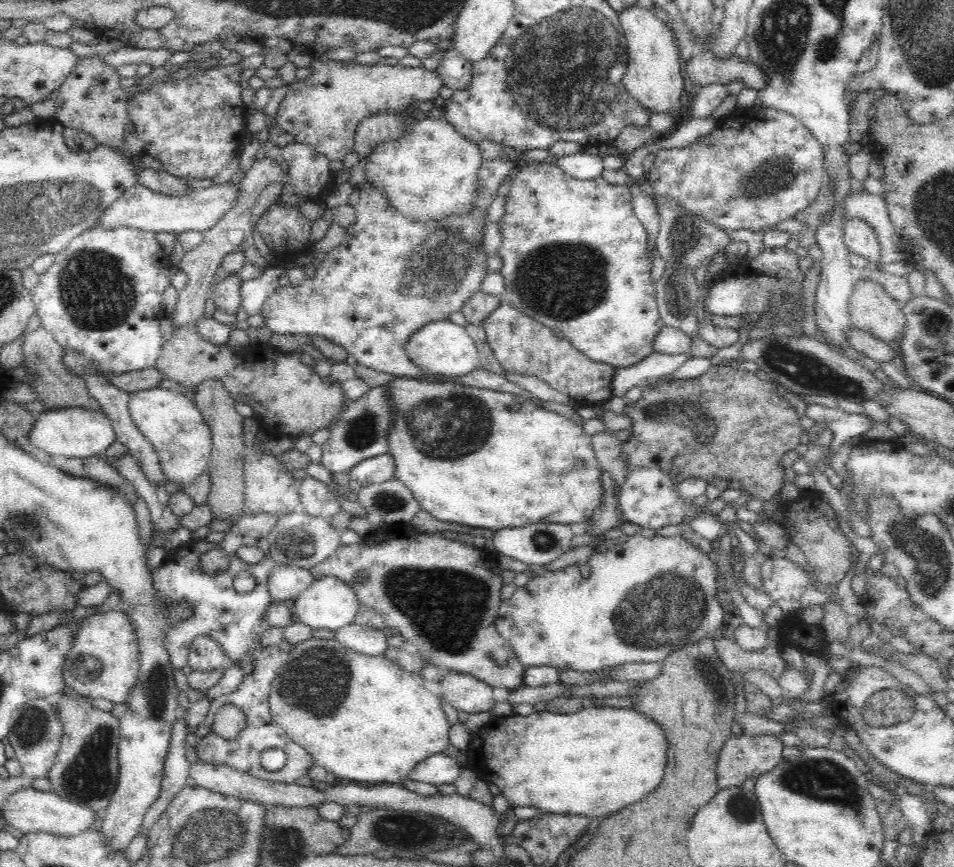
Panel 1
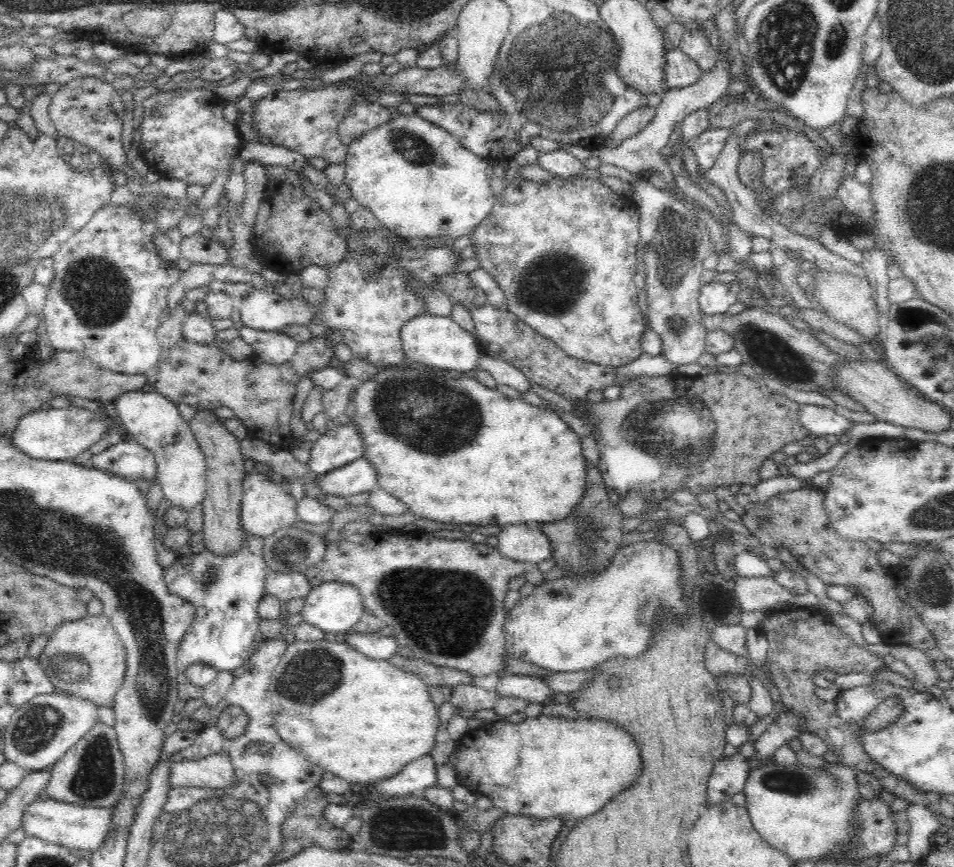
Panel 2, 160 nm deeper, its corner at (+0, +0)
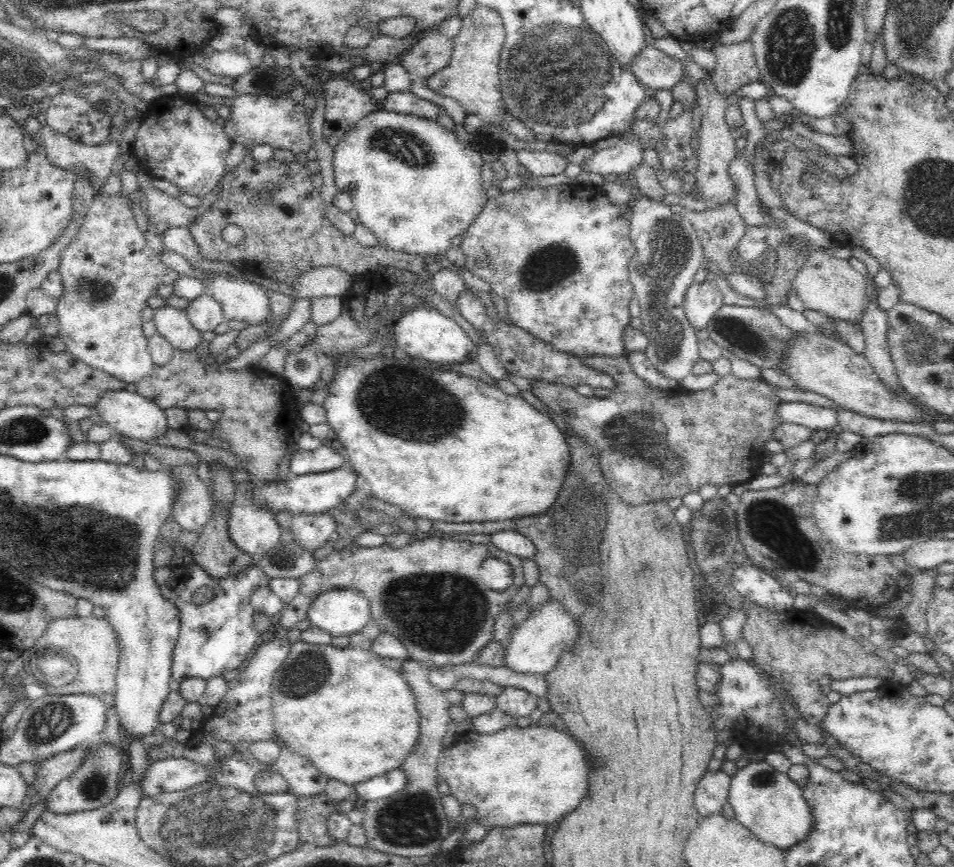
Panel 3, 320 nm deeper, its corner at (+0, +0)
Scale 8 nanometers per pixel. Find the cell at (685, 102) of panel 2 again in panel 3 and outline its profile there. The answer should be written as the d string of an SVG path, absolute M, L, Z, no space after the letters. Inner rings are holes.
M623 135L614 148L595 152L589 159L580 162L579 166L584 173L602 176L616 174L621 178L627 178L634 168L643 165L641 149L647 149L645 142Z

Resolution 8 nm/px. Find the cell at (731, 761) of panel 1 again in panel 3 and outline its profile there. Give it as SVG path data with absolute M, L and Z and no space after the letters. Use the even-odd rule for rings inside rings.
M718 769L713 772L706 771L698 780L698 788L695 788L693 794L698 818L703 819L720 813L728 798L730 778L728 774Z

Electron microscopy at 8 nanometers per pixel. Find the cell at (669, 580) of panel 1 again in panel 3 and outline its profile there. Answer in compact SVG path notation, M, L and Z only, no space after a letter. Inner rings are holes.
M552 600L552 602L542 604L532 616L528 616L514 630L502 666L522 674L544 675L553 670L567 648L566 646L574 644L574 640L578 638L579 630L575 626L573 617L563 608L562 604Z

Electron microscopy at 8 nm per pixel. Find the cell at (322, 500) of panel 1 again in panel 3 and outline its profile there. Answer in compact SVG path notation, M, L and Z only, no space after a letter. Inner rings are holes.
M330 513L294 515L291 516L289 529L293 540L312 553L328 542L330 535L337 529L336 525L337 522Z

